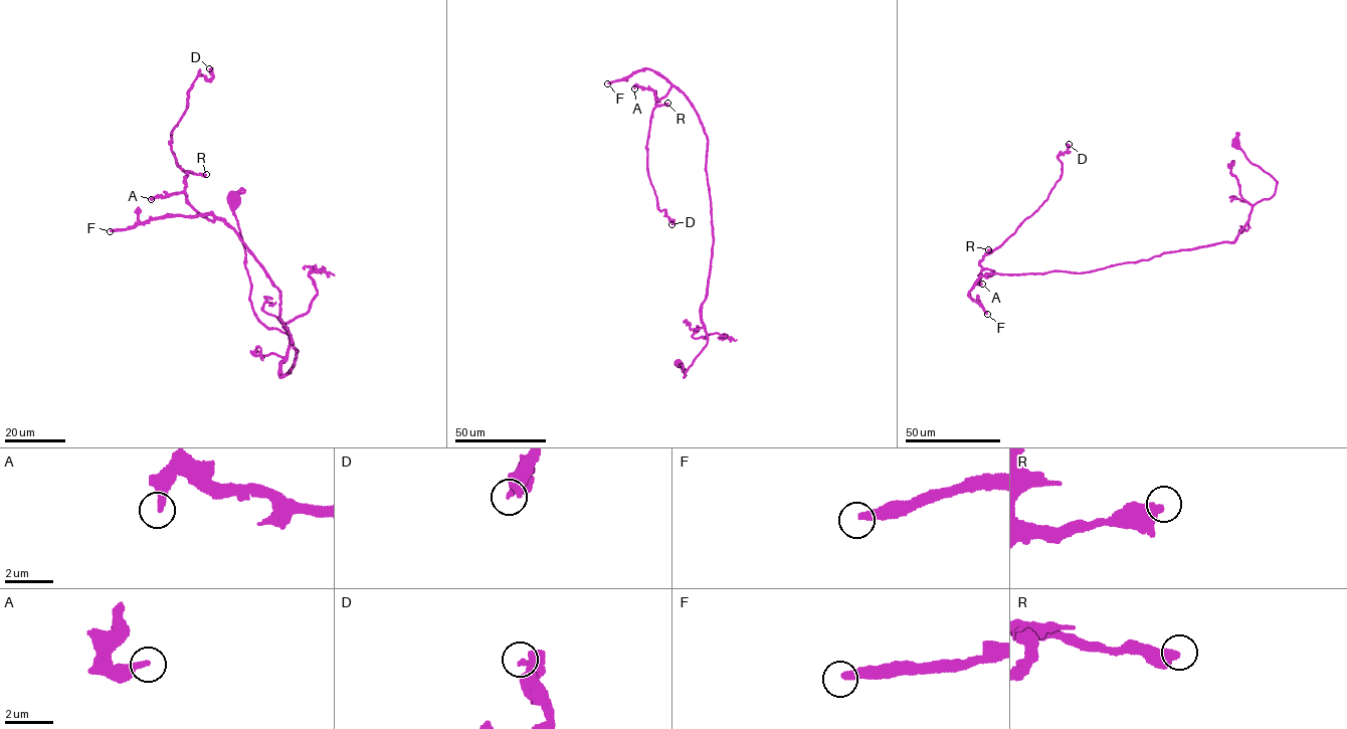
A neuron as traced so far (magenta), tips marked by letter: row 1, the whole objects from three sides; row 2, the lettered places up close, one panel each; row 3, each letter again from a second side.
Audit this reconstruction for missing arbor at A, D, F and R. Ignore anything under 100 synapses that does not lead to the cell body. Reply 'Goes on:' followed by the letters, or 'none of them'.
Goes on: F

